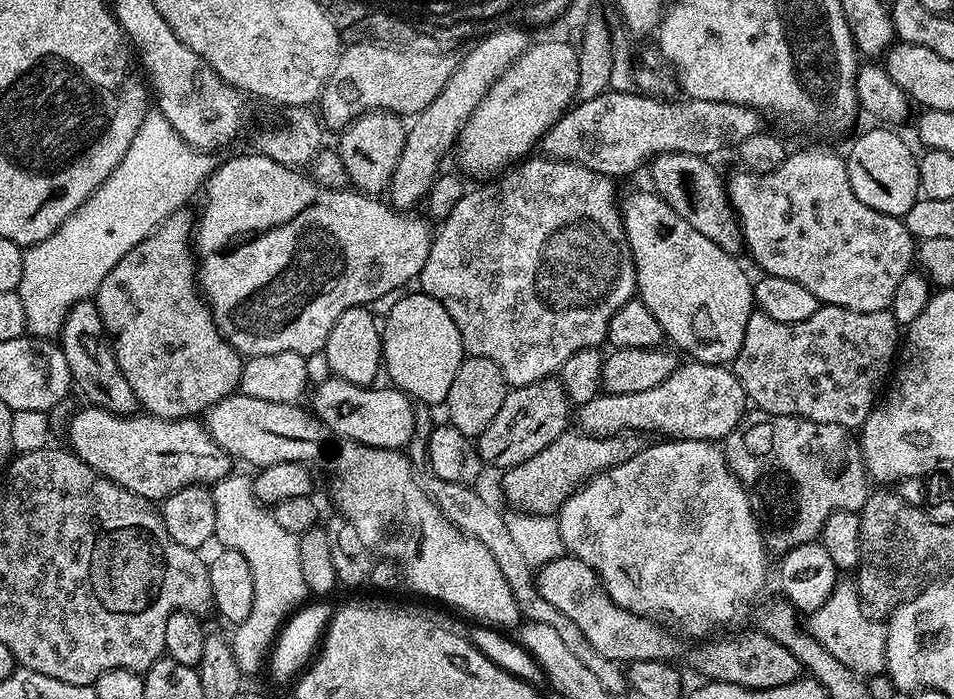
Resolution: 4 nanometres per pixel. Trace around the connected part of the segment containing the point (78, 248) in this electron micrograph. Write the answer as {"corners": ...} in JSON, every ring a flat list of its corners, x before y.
{"corners":[[149,111,121,158,120,165,108,175,106,182,102,182,92,197,77,212,70,214,70,218,66,218,66,222,50,234,50,238,31,245,24,252,18,291,22,298,22,310,26,310,27,331,37,338,59,337,69,310,80,300,95,297,98,286,102,286,102,278,118,266,120,259,134,250,138,242,145,240,170,213,183,209,187,205,184,203,195,192,197,195,201,191,202,185,218,167,217,161,212,159,209,153,185,142,161,112]]}

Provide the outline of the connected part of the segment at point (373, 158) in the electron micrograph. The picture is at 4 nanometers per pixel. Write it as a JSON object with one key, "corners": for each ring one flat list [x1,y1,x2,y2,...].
{"corners":[[368,112,357,116,347,128,339,133,338,151,342,166,346,168,348,183,357,192,380,194,388,187,395,164,402,154,406,124,392,112]]}

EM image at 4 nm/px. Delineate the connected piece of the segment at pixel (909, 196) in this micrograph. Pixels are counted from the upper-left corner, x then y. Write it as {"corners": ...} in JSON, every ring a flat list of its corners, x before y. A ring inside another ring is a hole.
{"corners":[[872,126,869,132,864,132,852,144,852,149,846,152,846,163,848,166,848,177,850,178,850,186,854,190,854,194,858,194,858,202,866,202,866,206,870,206,870,210,878,210,882,214,890,214,891,216,904,217,910,210,910,206,914,206,914,202,921,199,920,195,920,179,918,178,917,153,912,153,912,148,899,136,899,131,893,130,888,126]]}

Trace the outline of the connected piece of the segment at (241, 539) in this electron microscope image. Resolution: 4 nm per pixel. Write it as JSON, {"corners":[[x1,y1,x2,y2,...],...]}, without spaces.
{"corners":[[229,474,223,476,216,484,211,485,210,491,214,498,214,514,216,515,216,535,217,541,221,540,224,548,233,548,250,562,250,574,254,578,254,606,250,606,250,618,246,618,235,629,236,633,231,633,230,639,234,650,234,660,238,662,238,670,241,677,256,676,265,667,269,659,270,649,276,642,276,638,281,628,287,623,297,609,309,599,310,593,306,582,302,579,302,554,298,550,300,538,290,534,290,530,285,530,283,526,278,526,278,522,272,516,271,511,261,504,256,498,256,492,252,489,253,477,236,476]]}

